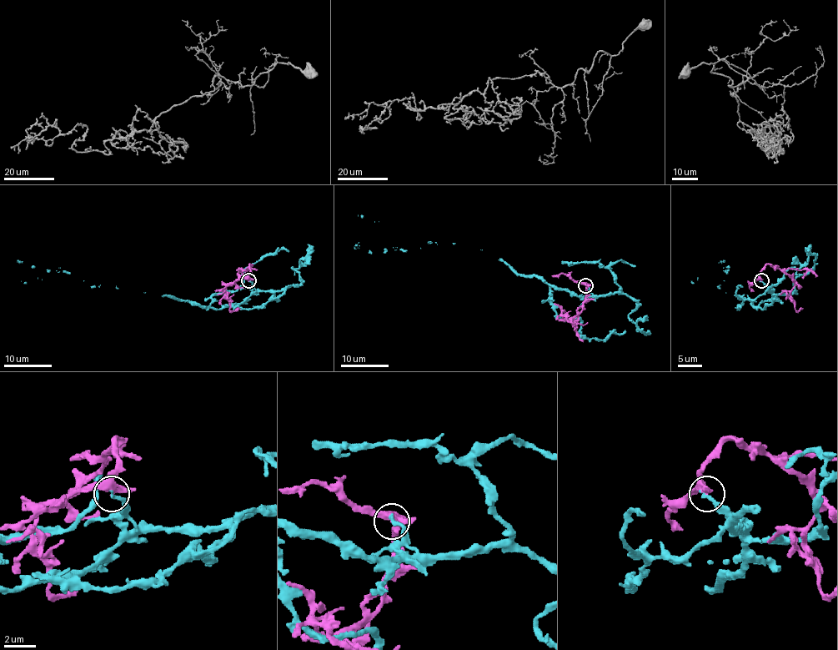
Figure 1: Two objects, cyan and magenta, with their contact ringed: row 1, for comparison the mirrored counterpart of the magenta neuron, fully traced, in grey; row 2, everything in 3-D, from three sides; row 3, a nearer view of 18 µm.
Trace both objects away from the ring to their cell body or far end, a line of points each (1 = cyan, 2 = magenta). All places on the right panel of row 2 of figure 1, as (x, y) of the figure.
1: (760, 280), (770, 289), (765, 308), (718, 287), (723, 268), (729, 269), (724, 261), (690, 280)
2: (760, 280), (760, 271), (768, 264), (785, 271), (795, 283), (790, 299), (794, 309), (801, 308)

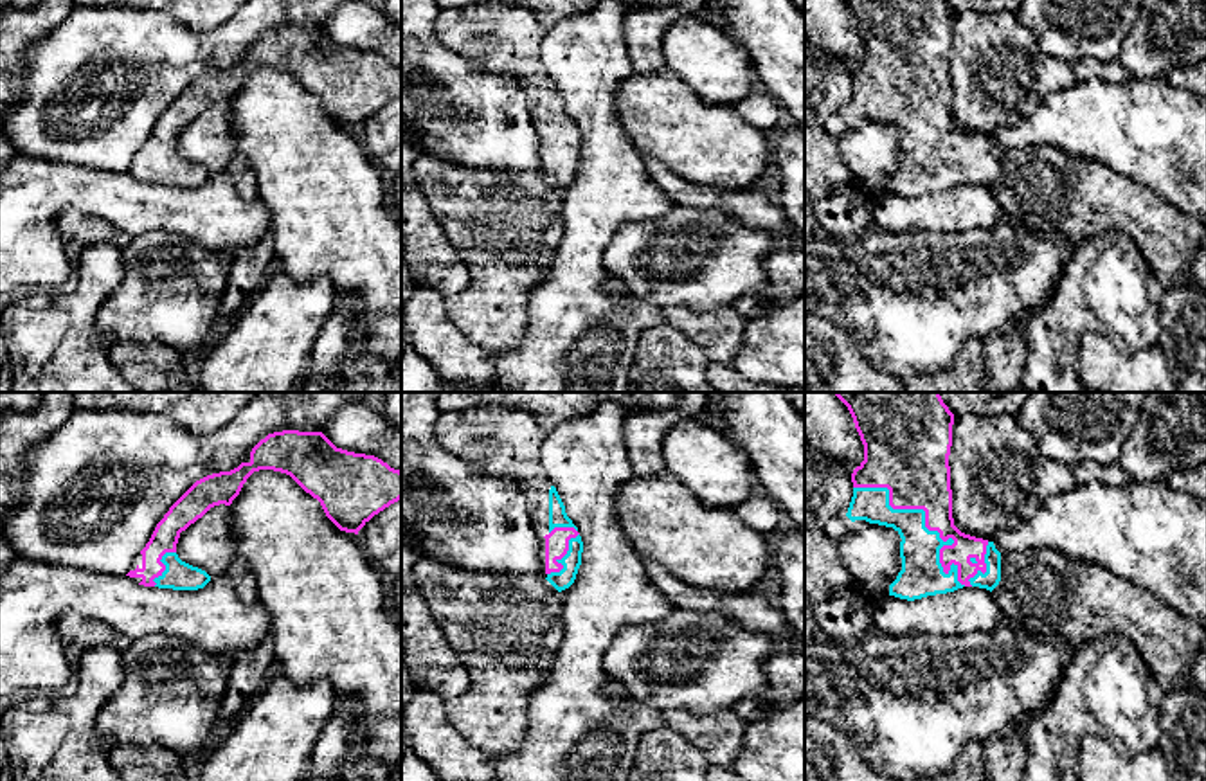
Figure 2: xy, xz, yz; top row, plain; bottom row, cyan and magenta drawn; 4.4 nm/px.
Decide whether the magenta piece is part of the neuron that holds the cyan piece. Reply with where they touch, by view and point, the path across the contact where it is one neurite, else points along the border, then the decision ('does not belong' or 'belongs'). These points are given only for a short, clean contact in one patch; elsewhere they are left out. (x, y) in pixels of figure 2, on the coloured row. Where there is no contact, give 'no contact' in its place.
yz (924, 520) | does not belong

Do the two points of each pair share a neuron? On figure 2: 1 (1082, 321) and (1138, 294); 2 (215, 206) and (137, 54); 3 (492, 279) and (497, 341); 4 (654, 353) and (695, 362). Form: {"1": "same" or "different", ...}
{"1": "same", "2": "different", "3": "same", "4": "same"}

